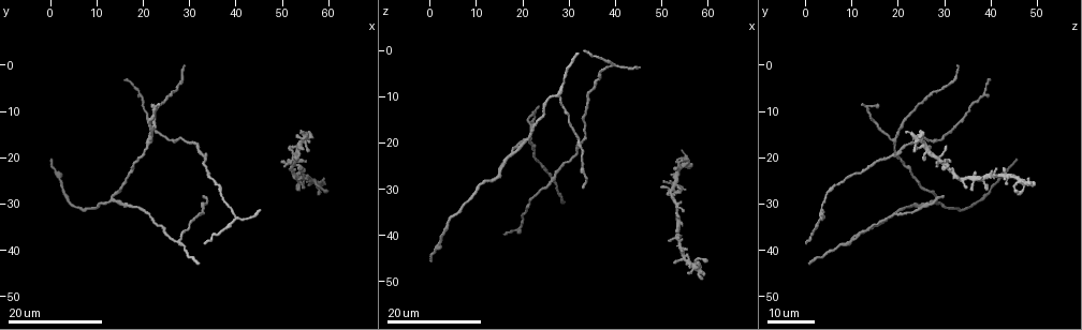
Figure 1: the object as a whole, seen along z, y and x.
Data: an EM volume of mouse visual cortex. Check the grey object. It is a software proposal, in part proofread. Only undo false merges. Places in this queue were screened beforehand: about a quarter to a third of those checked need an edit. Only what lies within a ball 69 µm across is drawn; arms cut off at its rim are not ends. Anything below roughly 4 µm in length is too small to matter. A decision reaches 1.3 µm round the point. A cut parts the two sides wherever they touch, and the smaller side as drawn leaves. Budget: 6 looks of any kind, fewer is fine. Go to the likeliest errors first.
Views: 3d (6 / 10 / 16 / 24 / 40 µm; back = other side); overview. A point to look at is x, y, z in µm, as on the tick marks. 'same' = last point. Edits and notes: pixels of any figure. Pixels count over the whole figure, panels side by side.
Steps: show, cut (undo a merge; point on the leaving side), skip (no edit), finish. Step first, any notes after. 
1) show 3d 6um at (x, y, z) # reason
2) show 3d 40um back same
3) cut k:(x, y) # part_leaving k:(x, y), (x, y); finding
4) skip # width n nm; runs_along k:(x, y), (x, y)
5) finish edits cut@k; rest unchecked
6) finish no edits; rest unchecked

show 3d 24um at (21.0, 16.5, 19.5) # three-way junction

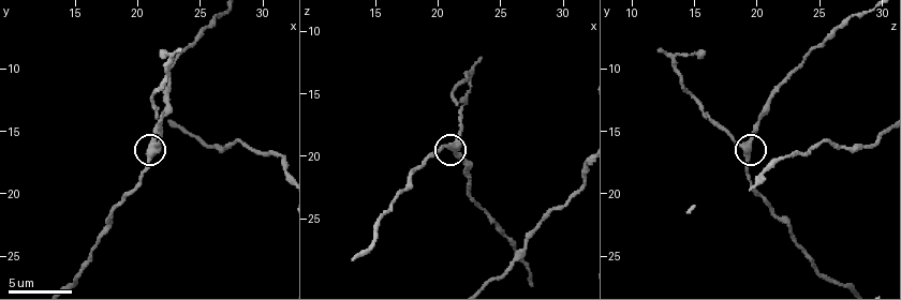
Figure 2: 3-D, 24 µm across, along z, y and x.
show 3d 10um at (21.6, 16.2, 19.0) # closer look

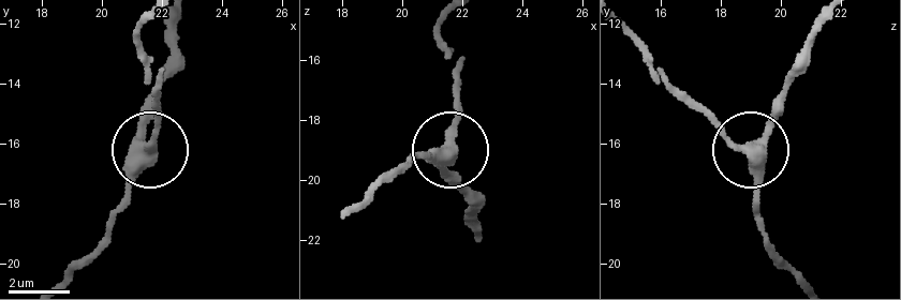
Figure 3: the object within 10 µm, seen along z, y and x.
skip # runs_along 3:(807, 282), (763, 236), (757, 159), (685, 92); continuous, no second neuron

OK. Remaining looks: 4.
show 3d 24um at (13.5, 29.0, 28.0) # branch point

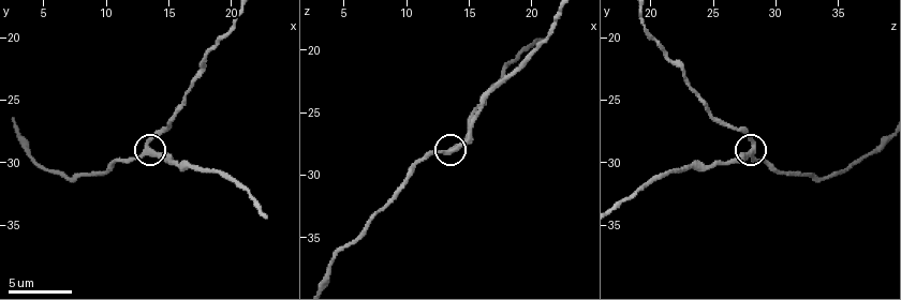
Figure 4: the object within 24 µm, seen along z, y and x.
show 3d 6um at (13.4, 28.8, 28.2)

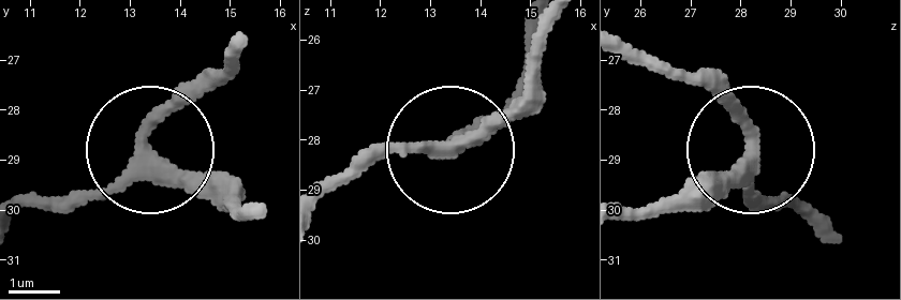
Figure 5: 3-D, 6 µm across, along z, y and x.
show 3d 6um back at (13.25, 28.90, 28.25) # other side

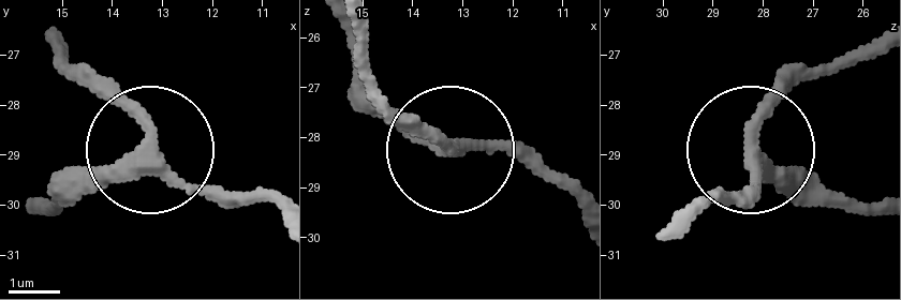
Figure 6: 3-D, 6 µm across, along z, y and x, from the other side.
skip # runs_along 6:(876, 209), (825, 200), (753, 153), (749, 183), (727, 196); continuous, no second neuron

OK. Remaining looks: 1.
finish no edits; rest unchecked

